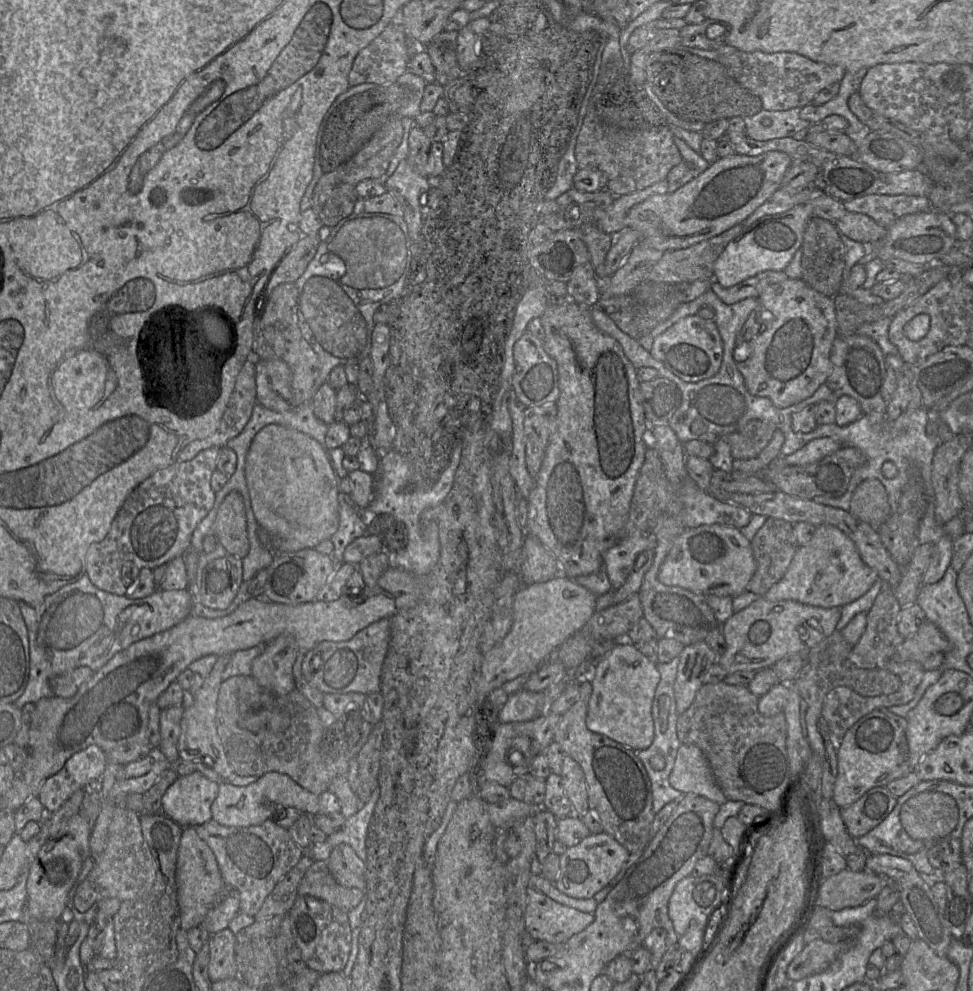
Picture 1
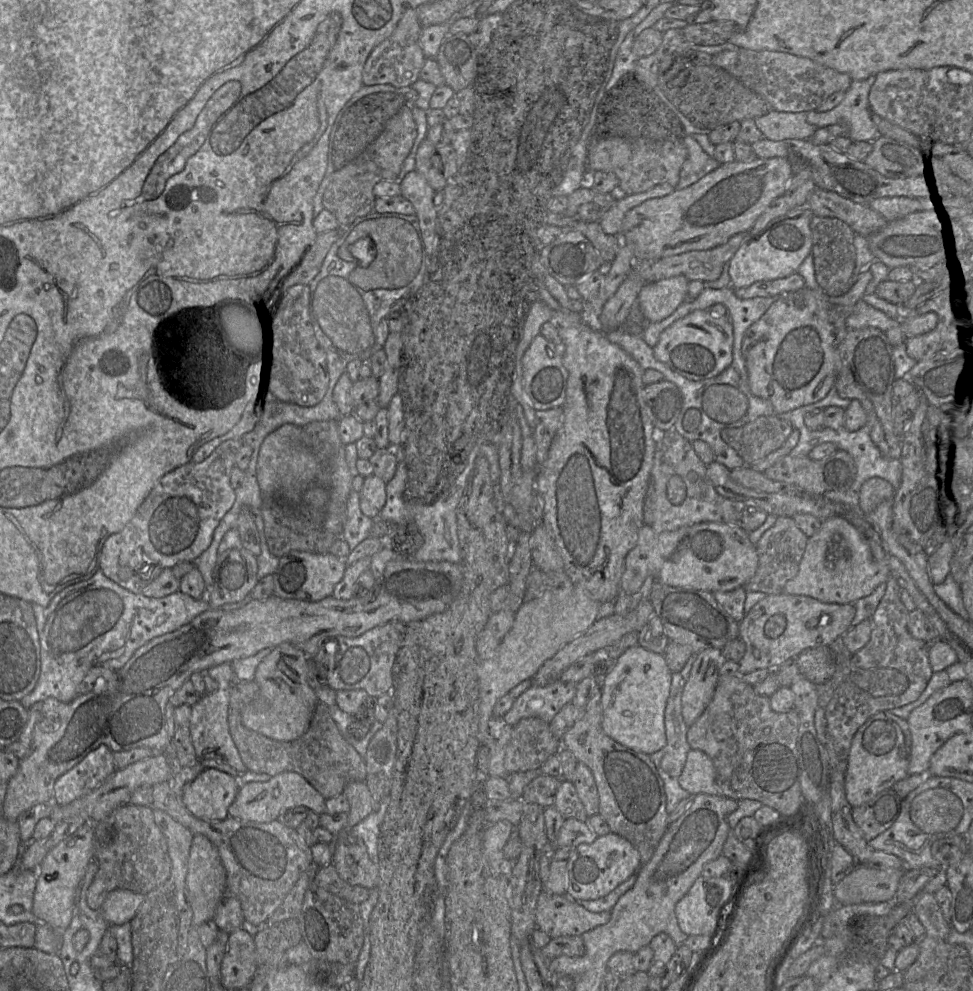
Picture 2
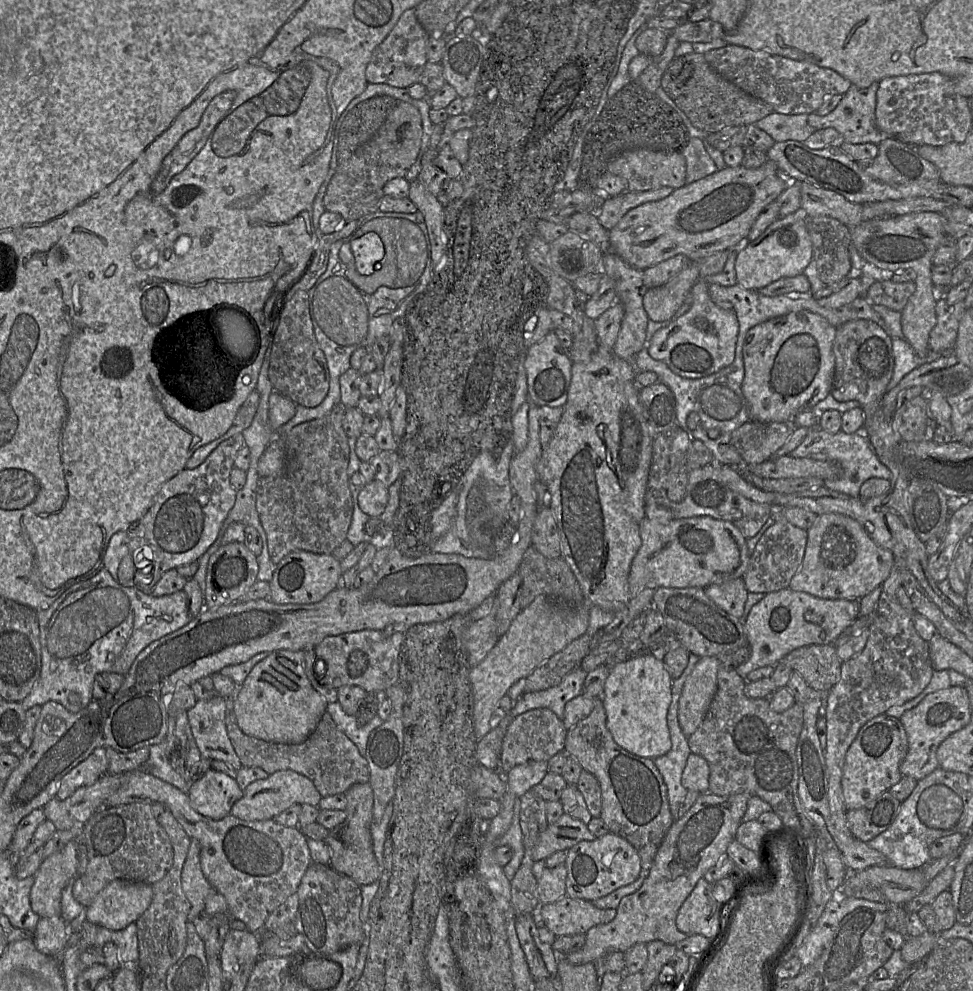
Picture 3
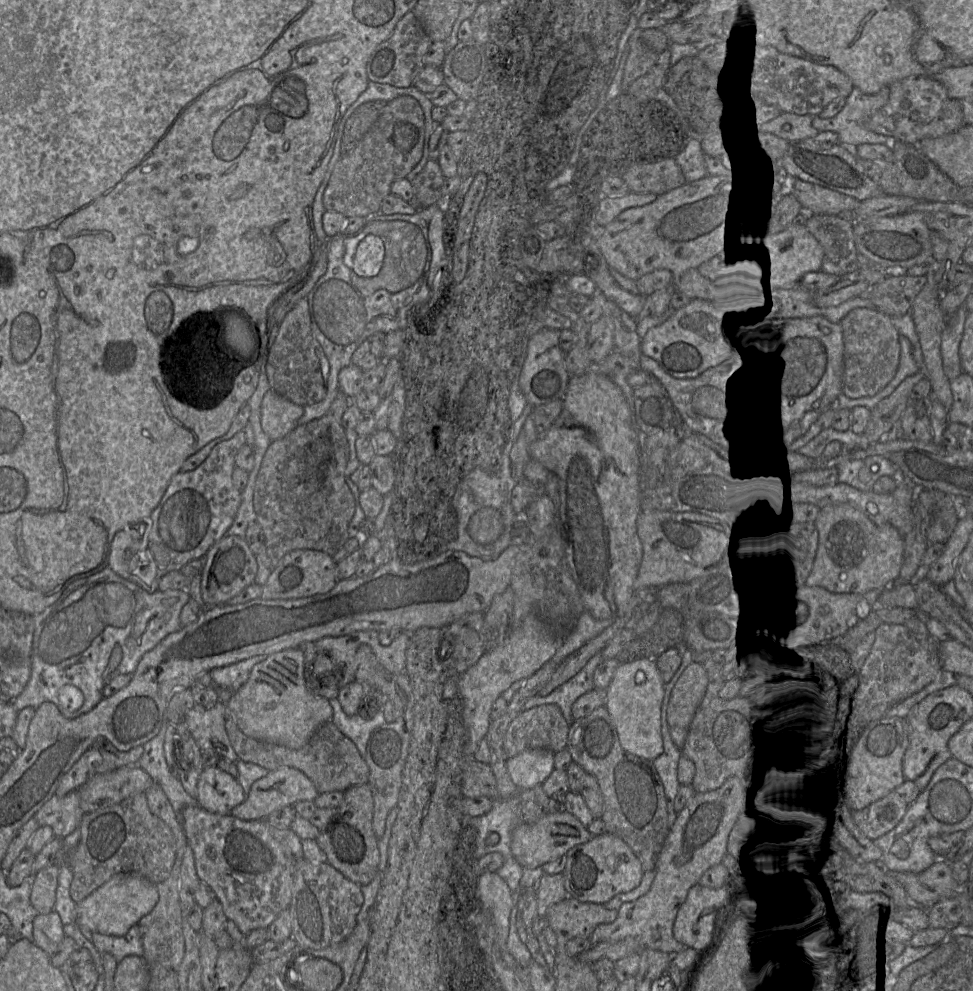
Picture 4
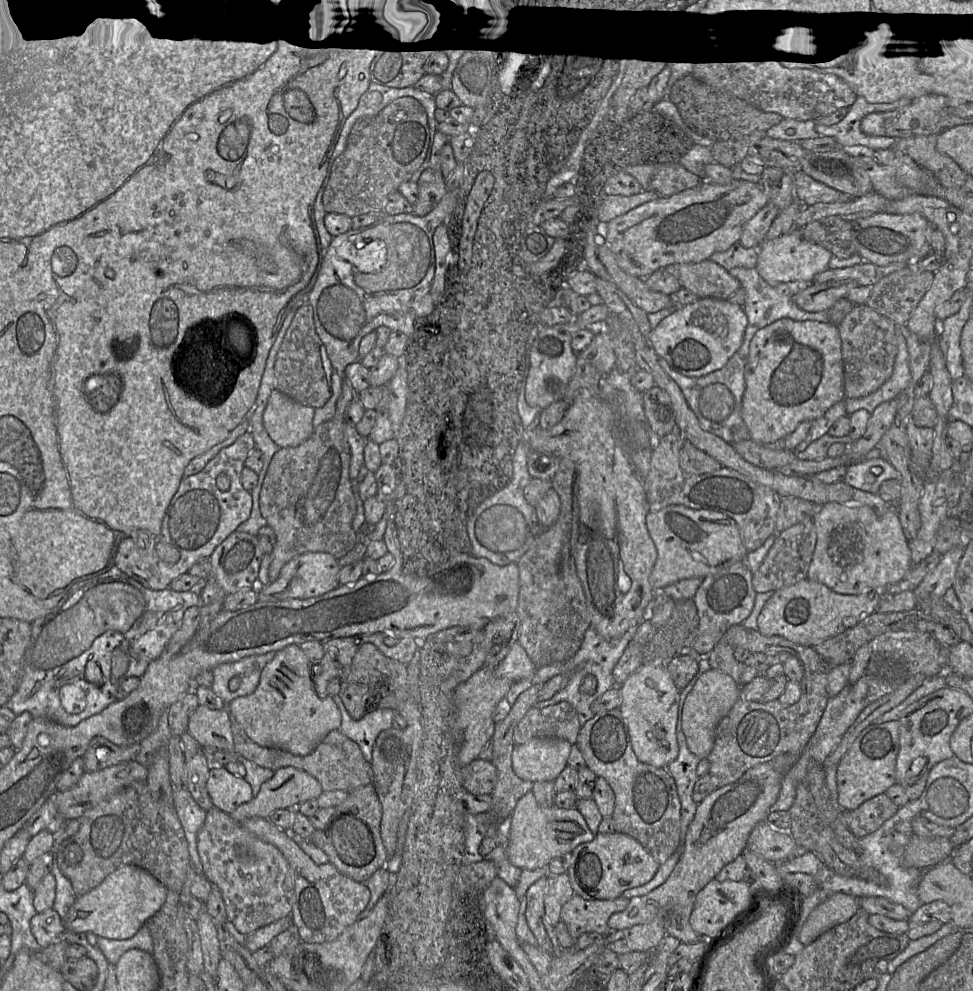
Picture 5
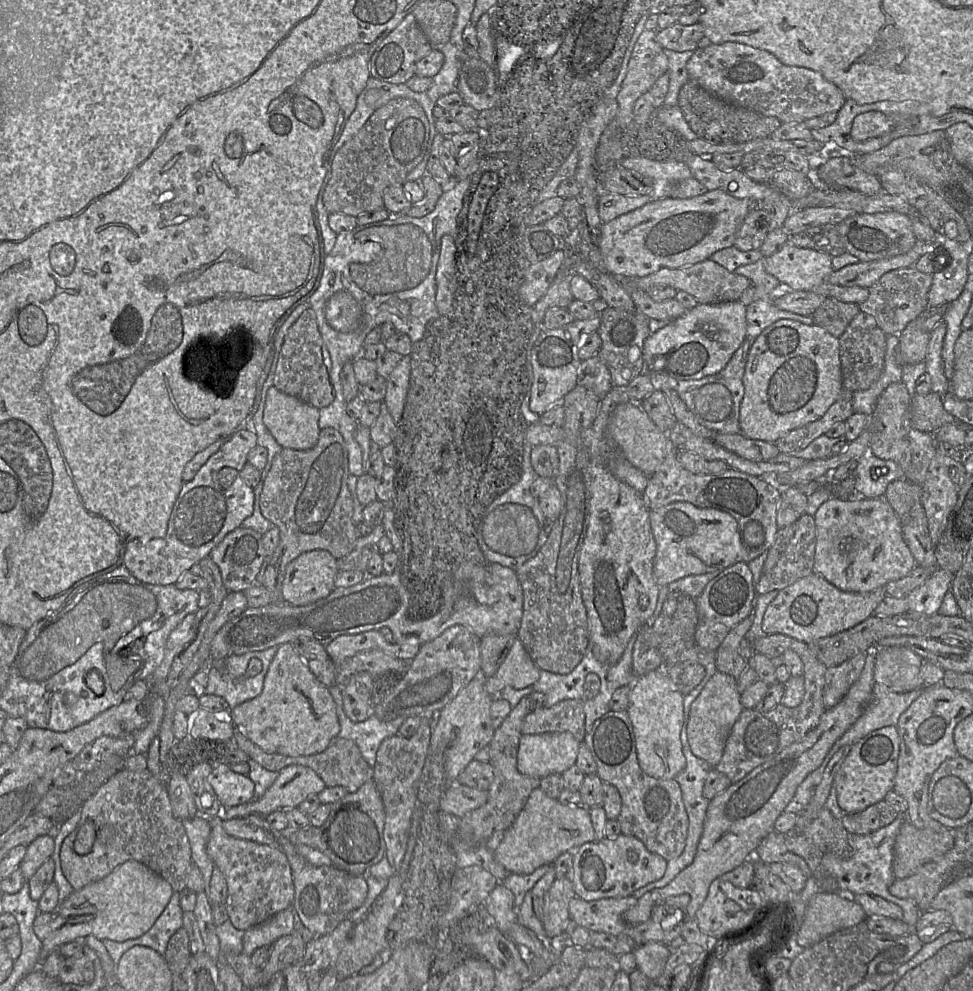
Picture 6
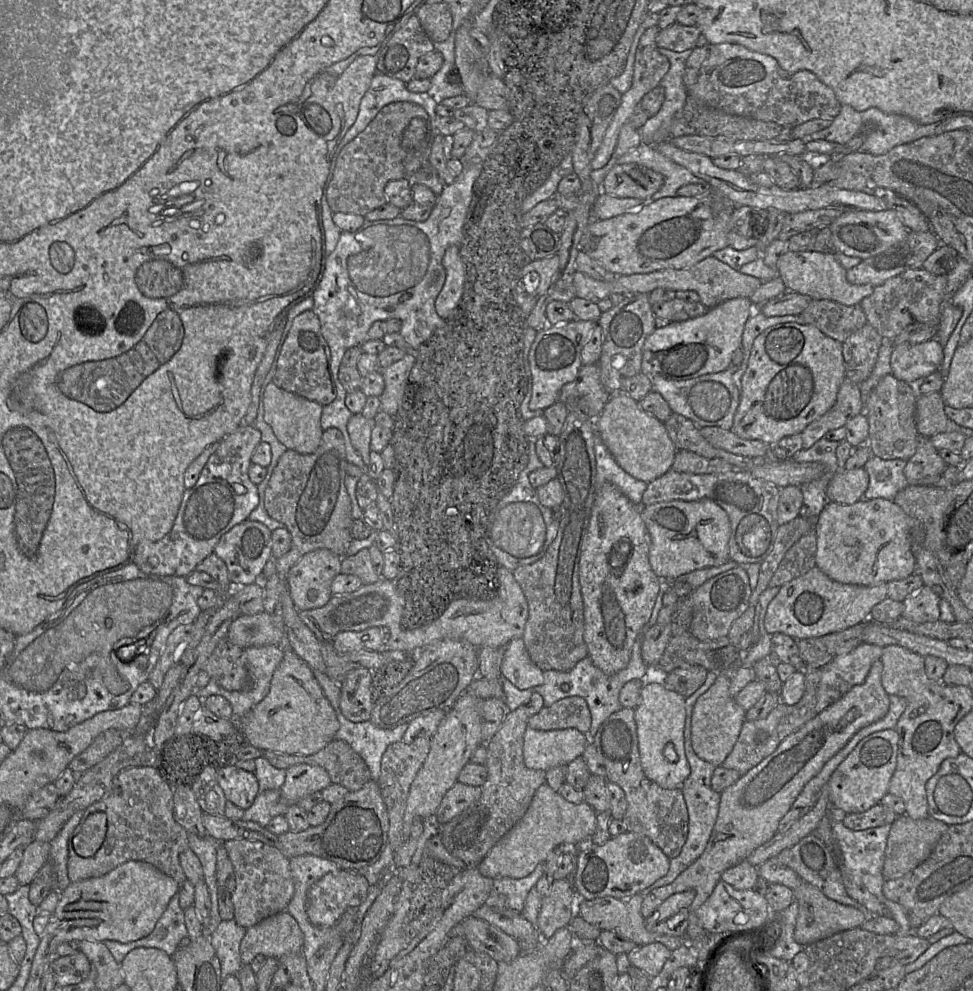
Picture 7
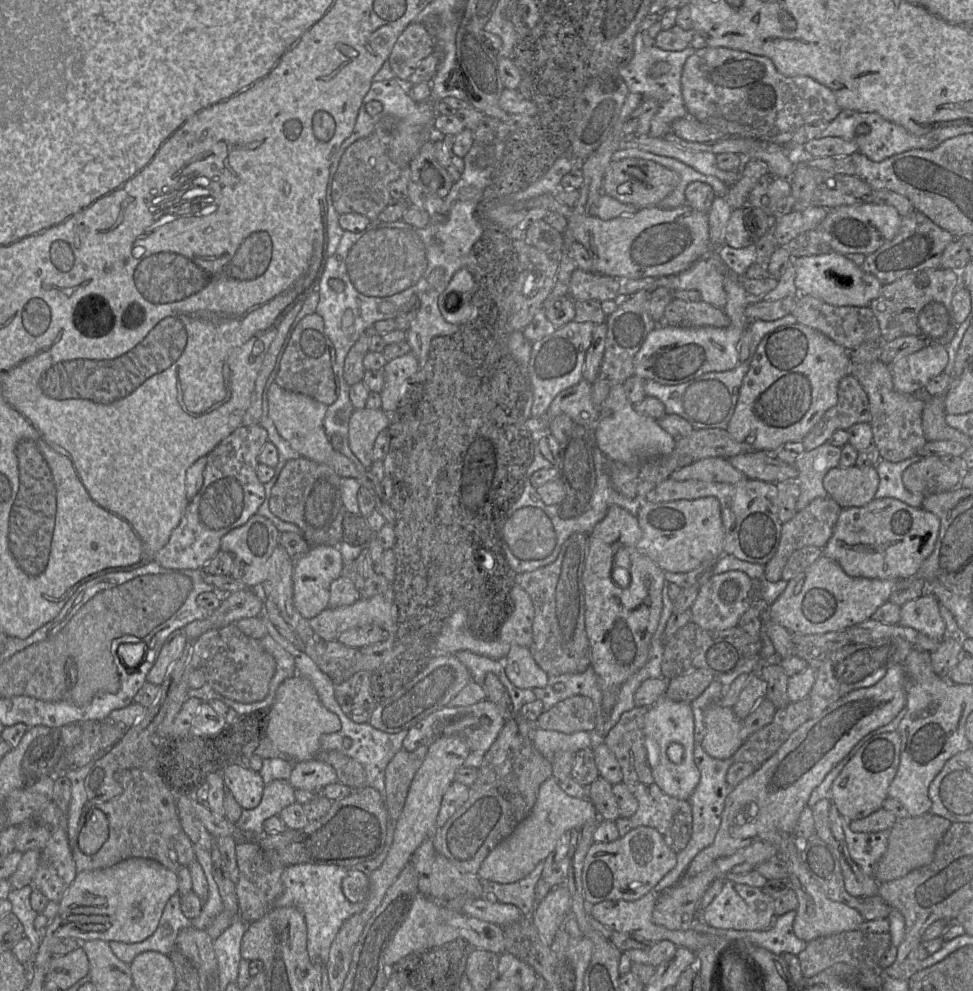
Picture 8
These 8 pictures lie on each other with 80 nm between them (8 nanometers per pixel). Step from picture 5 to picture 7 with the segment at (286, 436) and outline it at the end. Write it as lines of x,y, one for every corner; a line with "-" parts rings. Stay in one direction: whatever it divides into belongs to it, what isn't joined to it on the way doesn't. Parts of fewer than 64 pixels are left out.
273,382
266,387
264,404
265,422
287,449
301,454
312,454
318,449
323,435
320,421
322,405
287,392
277,387

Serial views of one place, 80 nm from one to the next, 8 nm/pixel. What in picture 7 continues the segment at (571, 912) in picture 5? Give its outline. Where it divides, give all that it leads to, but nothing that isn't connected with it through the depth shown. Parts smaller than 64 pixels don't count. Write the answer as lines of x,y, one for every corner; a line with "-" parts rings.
635,894
628,898
615,898
610,896
593,900
581,900
578,898
576,914
600,930
613,931
620,937
632,941
638,946
659,942
673,951
684,943
688,943
685,936
668,936
649,932
645,927
646,919
641,914
643,898
644,896
642,894

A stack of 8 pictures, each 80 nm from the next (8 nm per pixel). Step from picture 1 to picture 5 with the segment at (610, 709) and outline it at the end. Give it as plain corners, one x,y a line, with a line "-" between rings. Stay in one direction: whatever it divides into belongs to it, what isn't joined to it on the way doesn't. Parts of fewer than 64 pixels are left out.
646,661
619,686
622,702
619,710
628,724
632,748
639,761
660,768
667,768
679,753
676,737
677,711
680,690
676,687
666,661

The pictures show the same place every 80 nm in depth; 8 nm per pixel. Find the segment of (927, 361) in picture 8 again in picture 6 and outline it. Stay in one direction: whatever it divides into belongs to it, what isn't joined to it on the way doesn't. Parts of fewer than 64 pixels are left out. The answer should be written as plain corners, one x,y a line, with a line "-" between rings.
916,319
900,333
900,363
917,364
925,361
930,334
916,326

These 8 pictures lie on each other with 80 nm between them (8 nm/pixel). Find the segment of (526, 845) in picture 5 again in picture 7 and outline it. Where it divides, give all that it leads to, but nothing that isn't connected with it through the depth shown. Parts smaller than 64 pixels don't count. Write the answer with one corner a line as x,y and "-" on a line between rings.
545,783
535,792
524,816
477,865
478,871
492,879
524,878
539,864
543,864
558,846
566,844
578,847
591,843
597,826
596,816
597,812
585,801
571,803

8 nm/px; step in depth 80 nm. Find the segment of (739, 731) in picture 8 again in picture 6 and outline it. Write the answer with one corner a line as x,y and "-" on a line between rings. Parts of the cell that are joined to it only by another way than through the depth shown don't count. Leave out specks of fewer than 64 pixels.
717,671
690,707
687,738
692,753
714,768
721,760
727,738
744,707
740,702
737,679

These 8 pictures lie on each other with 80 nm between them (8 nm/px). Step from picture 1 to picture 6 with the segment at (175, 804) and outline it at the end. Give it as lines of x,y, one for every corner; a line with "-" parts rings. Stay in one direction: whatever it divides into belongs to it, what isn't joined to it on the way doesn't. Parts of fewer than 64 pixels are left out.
228,764
214,765
209,783
224,808
247,803
255,797
255,784
248,775
238,774

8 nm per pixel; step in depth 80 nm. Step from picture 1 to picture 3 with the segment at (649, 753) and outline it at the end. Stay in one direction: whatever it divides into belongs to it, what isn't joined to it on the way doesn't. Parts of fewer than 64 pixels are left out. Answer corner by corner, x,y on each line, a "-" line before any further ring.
690,653
689,661
682,674
672,680
671,702
667,710
667,725
671,740
671,749
664,755
651,758
663,777
667,787
669,809
674,821
680,818
677,809
688,790
681,783
681,776
688,756
692,753
687,736
683,733
678,720
678,702
687,677
700,657

